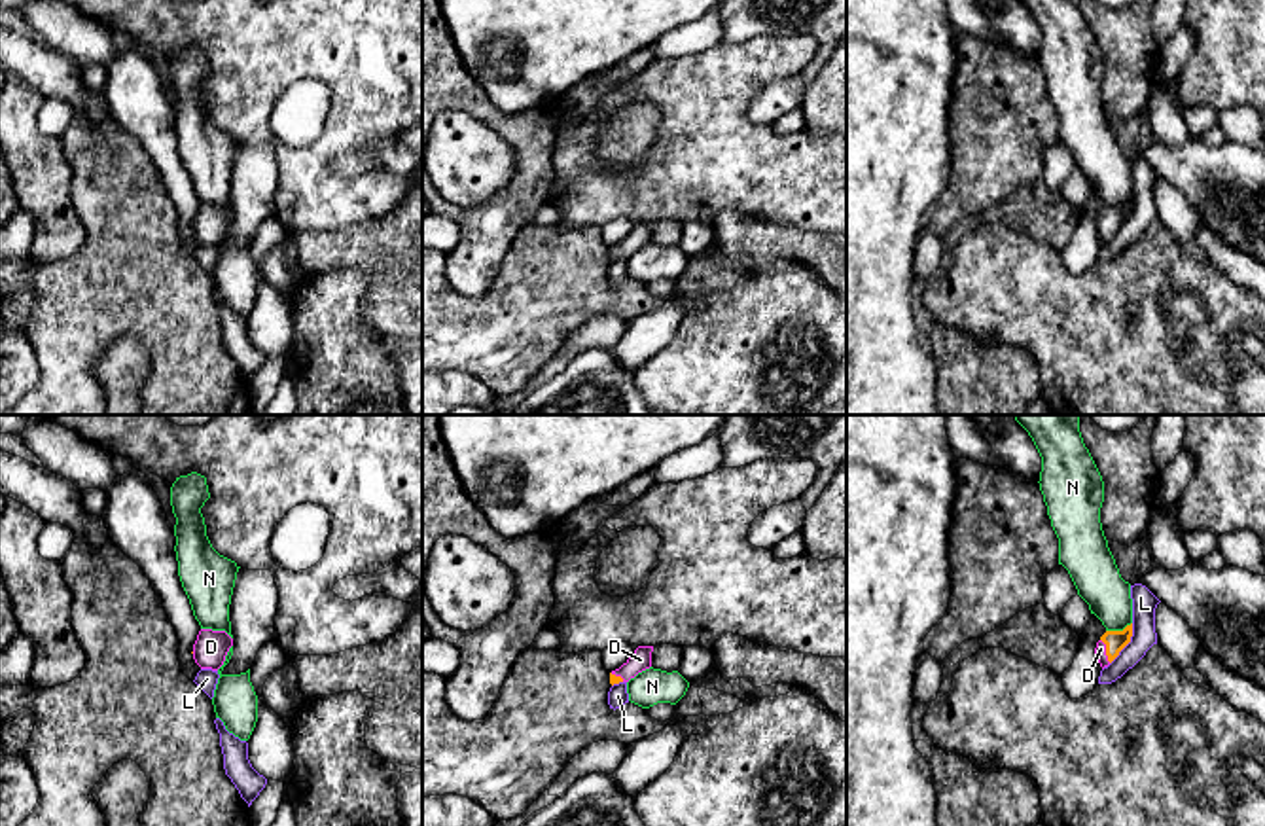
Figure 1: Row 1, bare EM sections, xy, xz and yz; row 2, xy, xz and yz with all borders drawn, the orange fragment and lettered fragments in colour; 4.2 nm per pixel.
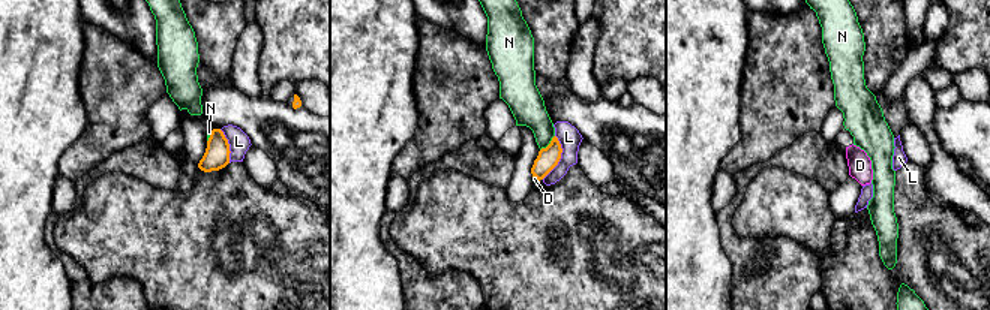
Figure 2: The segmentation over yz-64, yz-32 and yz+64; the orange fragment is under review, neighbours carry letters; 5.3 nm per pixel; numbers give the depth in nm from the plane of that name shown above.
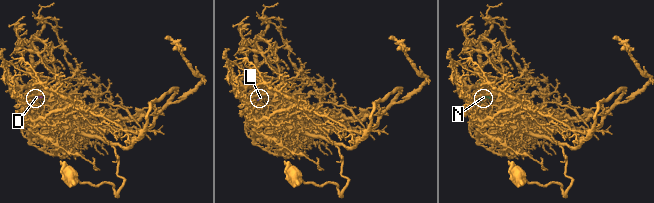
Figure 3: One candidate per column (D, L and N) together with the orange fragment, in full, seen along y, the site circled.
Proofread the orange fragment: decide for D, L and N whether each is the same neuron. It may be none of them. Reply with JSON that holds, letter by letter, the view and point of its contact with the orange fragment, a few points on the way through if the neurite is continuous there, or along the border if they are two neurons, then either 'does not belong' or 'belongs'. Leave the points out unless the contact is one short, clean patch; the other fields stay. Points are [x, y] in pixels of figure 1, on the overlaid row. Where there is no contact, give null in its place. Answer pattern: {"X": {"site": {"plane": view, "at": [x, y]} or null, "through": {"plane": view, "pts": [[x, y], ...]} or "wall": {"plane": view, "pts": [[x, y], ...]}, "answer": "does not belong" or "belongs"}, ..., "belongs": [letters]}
{"D": {"site": {"plane": "yz", "at": [1106, 650]}, "through": {"plane": "yz", "pts": [[1116, 641], [1106, 650], [1101, 648]]}, "answer": "belongs"}, "L": {"site": {"plane": "yz", "at": [1127, 643]}, "answer": "does not belong"}, "N": {"site": {"plane": "yz", "at": [1118, 631]}, "answer": "does not belong"}, "belongs": ["D"]}

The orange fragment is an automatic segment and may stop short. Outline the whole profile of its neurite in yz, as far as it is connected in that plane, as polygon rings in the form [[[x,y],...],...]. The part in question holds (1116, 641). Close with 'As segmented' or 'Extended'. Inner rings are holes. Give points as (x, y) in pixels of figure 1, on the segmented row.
[[[1132,623],[1123,631],[1106,631],[1096,642],[1095,654],[1098,657],[1100,667],[1108,667],[1119,652],[1131,642]]]. Extended

